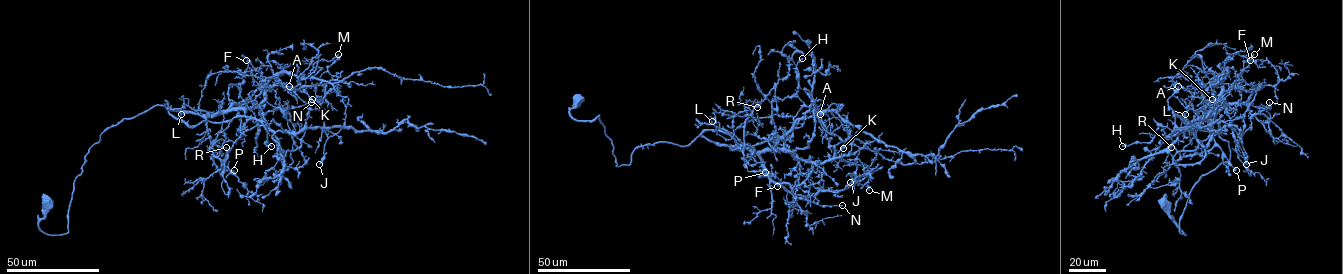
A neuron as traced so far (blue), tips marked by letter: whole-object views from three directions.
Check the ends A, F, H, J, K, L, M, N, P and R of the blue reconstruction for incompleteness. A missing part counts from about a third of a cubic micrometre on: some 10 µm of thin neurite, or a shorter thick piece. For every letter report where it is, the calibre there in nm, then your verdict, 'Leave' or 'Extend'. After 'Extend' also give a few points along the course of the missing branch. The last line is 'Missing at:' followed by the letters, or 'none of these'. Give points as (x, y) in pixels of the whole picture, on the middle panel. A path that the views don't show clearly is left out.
A: Place: (820, 114). Thickness 280 nm. Leave
F: Place: (777, 186). Thickness 480 nm. Leave
H: Place: (802, 58). Thickness 320 nm. Extend
J: Place: (850, 182). Thickness 320 nm. Leave
K: Place: (843, 148). Thickness 320 nm. Extend. Course of what is missing: (843, 148), (826, 149), (830, 153), (833, 146), (836, 147)
L: Place: (712, 121). Thickness 200 nm. Leave
M: Place: (869, 190). Thickness 200 nm. Leave
N: Place: (842, 205). Thickness 190 nm. Extend
P: Place: (765, 172). Thickness 160 nm. Extend
R: Place: (757, 107). Thickness 160 nm. Leave
Missing at: H, K, N, P

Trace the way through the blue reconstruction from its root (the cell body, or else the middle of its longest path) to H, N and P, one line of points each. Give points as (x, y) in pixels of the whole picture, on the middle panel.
H: (577, 100), (616, 166), (699, 136), (747, 149), (777, 136), (772, 102), (802, 58)
N: (577, 100), (569, 114), (599, 116), (616, 166), (639, 147), (702, 136), (749, 148), (795, 195), (842, 205)
P: (577, 100), (569, 114), (599, 116), (616, 166), (639, 147), (702, 136), (739, 148), (748, 171), (765, 172)

